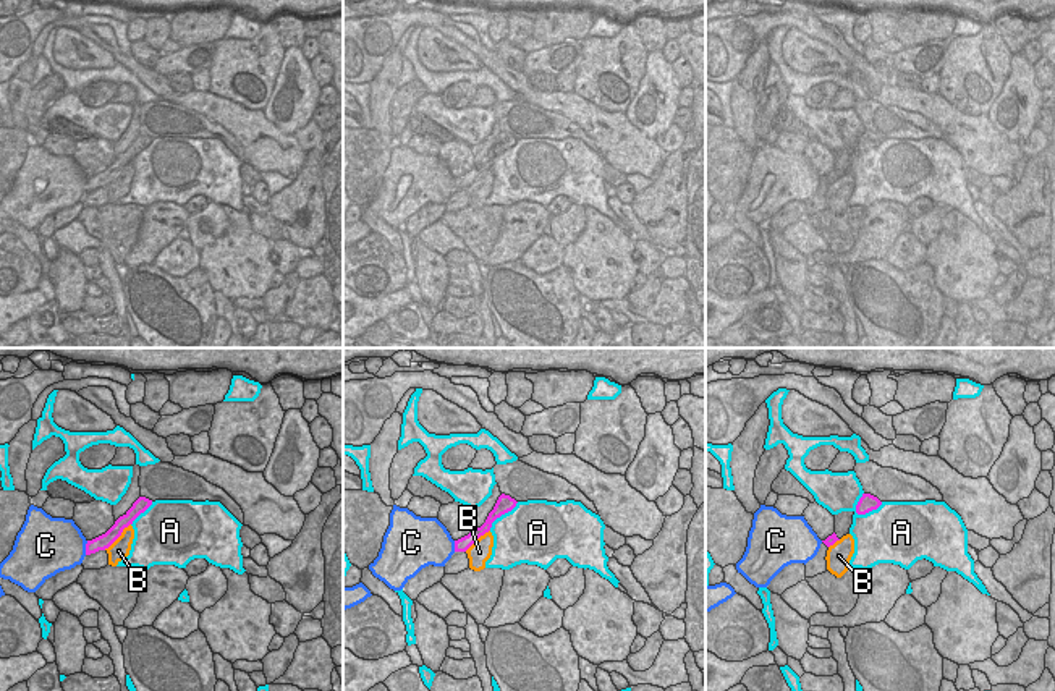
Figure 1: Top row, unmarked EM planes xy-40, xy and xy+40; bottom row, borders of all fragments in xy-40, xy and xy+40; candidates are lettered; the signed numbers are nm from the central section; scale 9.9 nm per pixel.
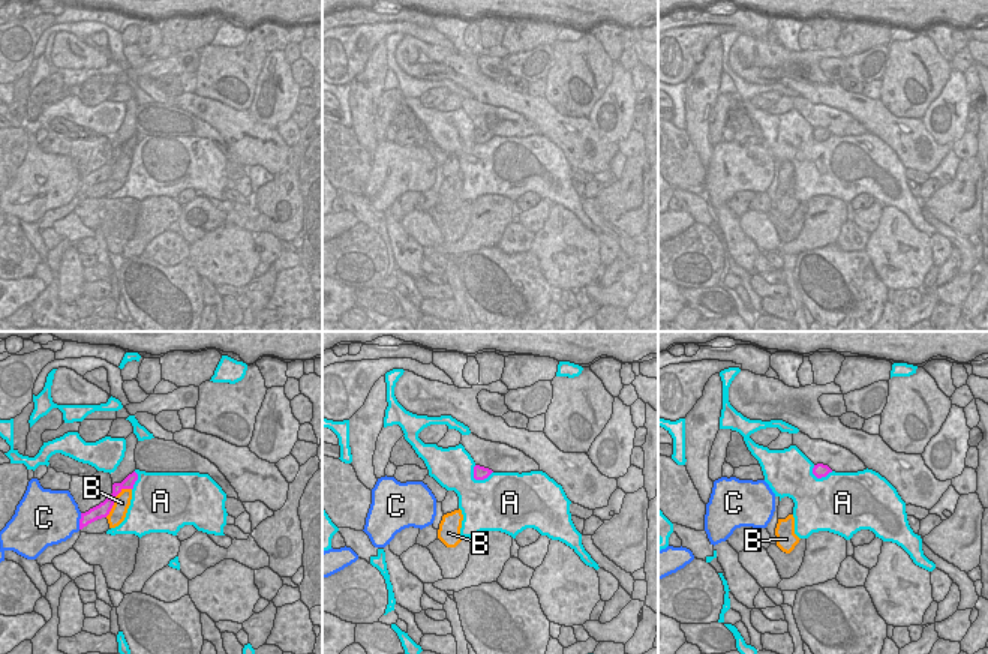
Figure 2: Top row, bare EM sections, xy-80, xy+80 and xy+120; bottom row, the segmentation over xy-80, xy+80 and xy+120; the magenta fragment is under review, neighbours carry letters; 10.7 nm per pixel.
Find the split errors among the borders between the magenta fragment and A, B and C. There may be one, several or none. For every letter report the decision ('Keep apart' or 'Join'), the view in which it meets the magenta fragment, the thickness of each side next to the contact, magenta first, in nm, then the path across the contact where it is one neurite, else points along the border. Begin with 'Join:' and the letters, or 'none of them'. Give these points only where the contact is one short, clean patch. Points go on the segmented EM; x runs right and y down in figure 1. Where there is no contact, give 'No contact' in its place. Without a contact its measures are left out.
Join: none of them
A: Keep apart. Touches magenta in xy+40. Thickness 170 nm (magenta) against 480 nm
B: Keep apart. Touches magenta in xy-40. Thickness 140 nm (magenta) against 200 nm
C: Keep apart. Touches magenta in xy-40. Thickness 140 nm (magenta) against 480 nm

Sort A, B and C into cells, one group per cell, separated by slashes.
A / B / C

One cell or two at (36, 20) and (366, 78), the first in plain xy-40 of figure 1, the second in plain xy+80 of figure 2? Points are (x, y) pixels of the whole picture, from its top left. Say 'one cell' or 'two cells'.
two cells

